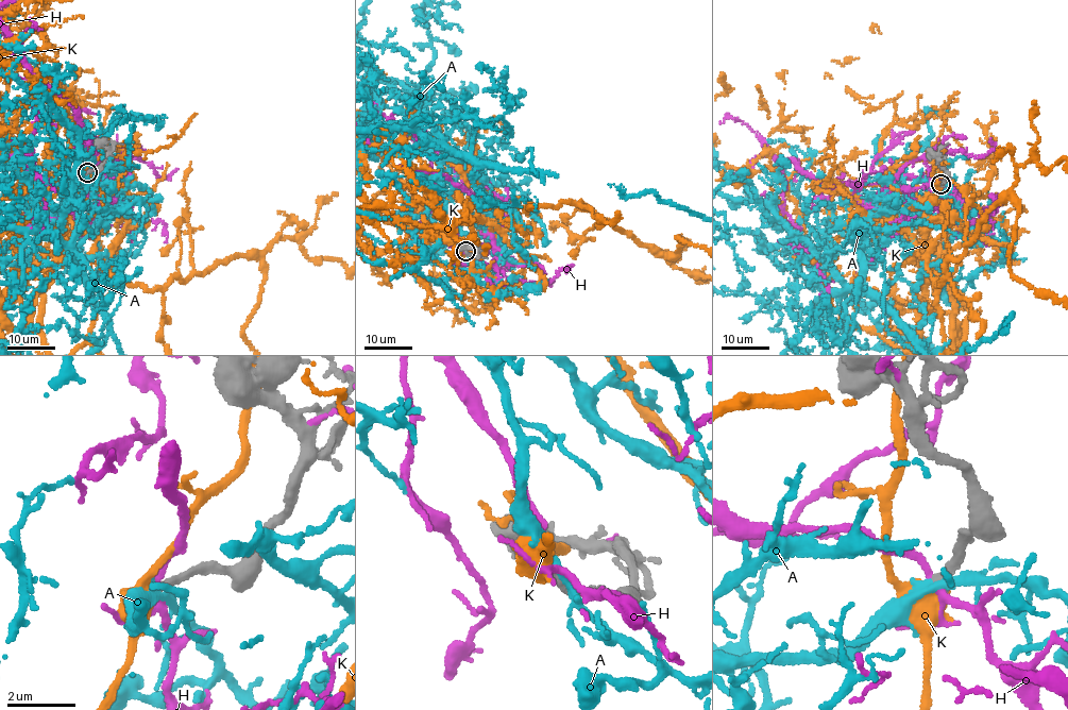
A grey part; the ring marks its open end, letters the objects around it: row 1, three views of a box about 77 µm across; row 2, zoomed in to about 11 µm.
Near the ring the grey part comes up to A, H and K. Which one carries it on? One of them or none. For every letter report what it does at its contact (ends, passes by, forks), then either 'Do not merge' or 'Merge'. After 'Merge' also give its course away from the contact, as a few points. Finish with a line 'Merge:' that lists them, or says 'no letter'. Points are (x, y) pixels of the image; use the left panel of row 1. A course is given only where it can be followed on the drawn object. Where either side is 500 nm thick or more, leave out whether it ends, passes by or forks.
A: It forks there. Merge
H: It forks there. Do not merge
K: It passes by. Do not merge
Merge: A

